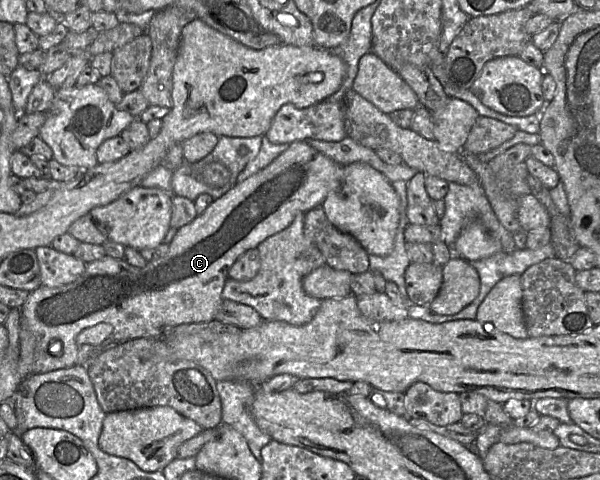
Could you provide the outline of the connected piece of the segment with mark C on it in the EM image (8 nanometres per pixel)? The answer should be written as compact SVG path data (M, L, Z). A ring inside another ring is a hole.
M295 141L289 144L288 148L272 161L265 168L255 173L248 179L236 183L230 188L224 195L219 197L206 208L206 210L197 215L196 218L189 224L179 228L168 244L169 249L162 257L148 262L144 267L135 267L128 264L123 259L116 259L105 256L100 260L93 261L86 264L84 272L73 282L60 286L58 288L49 288L41 286L33 292L30 292L24 304L20 307L21 318L25 320L30 330L36 335L38 339L38 345L36 348L35 362L33 364L33 373L45 373L54 370L60 370L69 368L74 365L86 365L88 360L102 350L103 347L94 347L93 345L82 345L76 344L75 338L82 330L93 327L100 323L107 323L112 325L113 332L108 338L107 343L117 344L124 341L136 339L136 338L155 338L160 339L162 335L165 335L165 330L173 328L181 324L191 323L202 323L210 322L215 319L215 315L222 302L222 291L225 283L228 280L228 270L233 263L247 250L256 248L262 241L268 237L284 230L294 221L295 217L299 214L303 214L310 209L321 206L324 199L333 191L337 190L343 180L343 166L336 163L326 155L318 152L316 149L311 147L306 141Z

